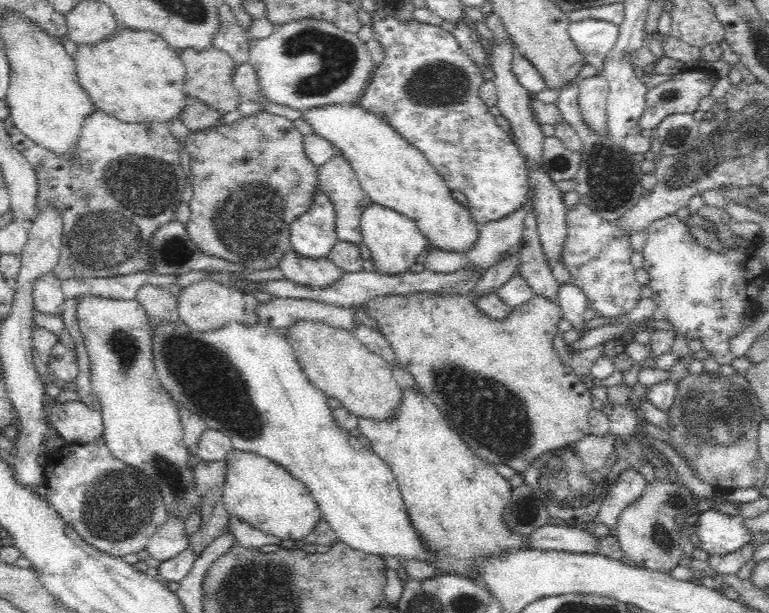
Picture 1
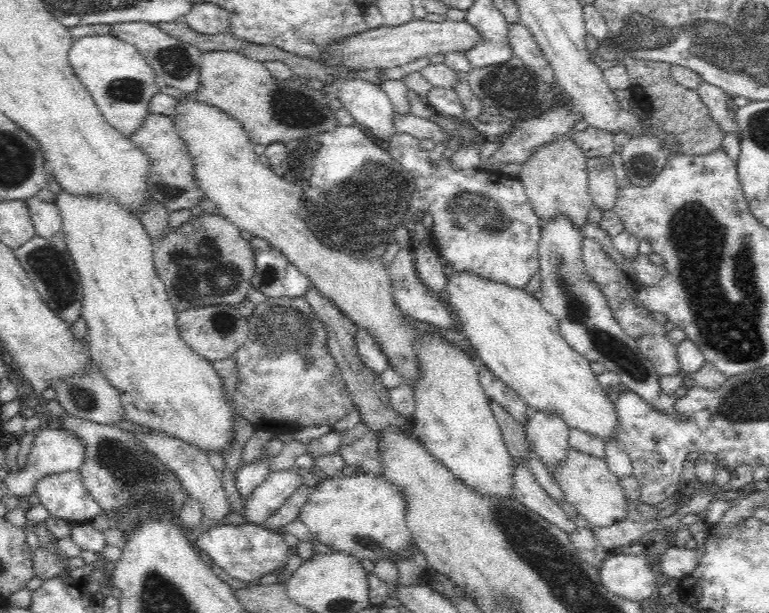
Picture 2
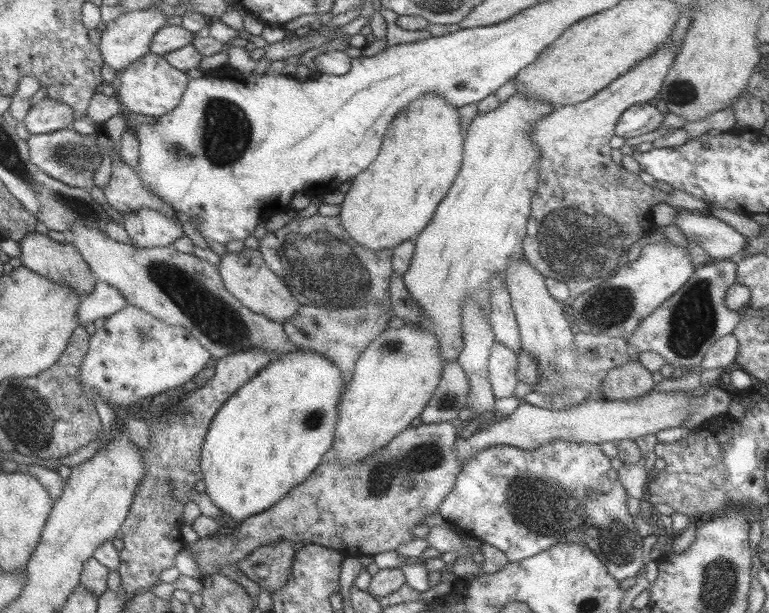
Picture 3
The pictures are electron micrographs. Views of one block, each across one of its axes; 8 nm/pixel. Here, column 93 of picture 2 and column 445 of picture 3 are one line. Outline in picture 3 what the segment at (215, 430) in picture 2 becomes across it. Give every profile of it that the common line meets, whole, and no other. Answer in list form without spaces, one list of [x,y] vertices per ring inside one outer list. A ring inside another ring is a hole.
[[[513,94],[505,101],[499,102],[493,110],[483,114],[477,113],[463,131],[462,160],[451,186],[435,207],[429,223],[412,241],[413,254],[407,270],[402,274],[402,280],[411,299],[419,305],[421,318],[419,322],[413,323],[391,317],[387,327],[389,329],[396,329],[403,325],[425,327],[427,331],[435,335],[443,363],[457,360],[457,355],[463,348],[461,326],[459,326],[459,321],[461,321],[459,305],[461,305],[463,296],[471,297],[471,300],[481,307],[483,315],[489,318],[489,311],[491,311],[489,279],[497,275],[504,284],[505,267],[515,259],[523,259],[521,240],[525,237],[526,222],[529,218],[529,200],[537,184],[537,161],[539,159],[538,149],[531,138],[531,126],[553,109],[545,101],[523,94]]]

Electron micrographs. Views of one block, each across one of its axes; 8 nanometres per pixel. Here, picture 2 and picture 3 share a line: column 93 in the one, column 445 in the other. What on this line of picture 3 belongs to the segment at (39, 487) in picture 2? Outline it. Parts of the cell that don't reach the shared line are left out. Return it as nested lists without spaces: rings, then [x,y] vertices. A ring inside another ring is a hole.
[[[553,440],[541,446],[535,447],[533,450],[521,450],[515,446],[489,446],[479,450],[477,454],[473,454],[469,460],[465,460],[461,465],[461,470],[455,477],[455,484],[451,491],[448,492],[445,499],[439,504],[436,513],[442,516],[449,525],[455,529],[459,529],[469,538],[474,538],[481,543],[487,544],[499,553],[505,556],[507,563],[523,561],[525,558],[530,558],[547,547],[555,544],[579,544],[585,546],[588,550],[605,566],[606,572],[611,579],[615,581],[623,581],[626,578],[637,576],[638,571],[643,566],[642,558],[642,538],[638,536],[631,516],[628,514],[626,506],[625,491],[617,480],[616,471],[609,464],[609,457],[605,456],[599,447],[599,444],[577,444],[577,442],[565,442],[565,440]]]

